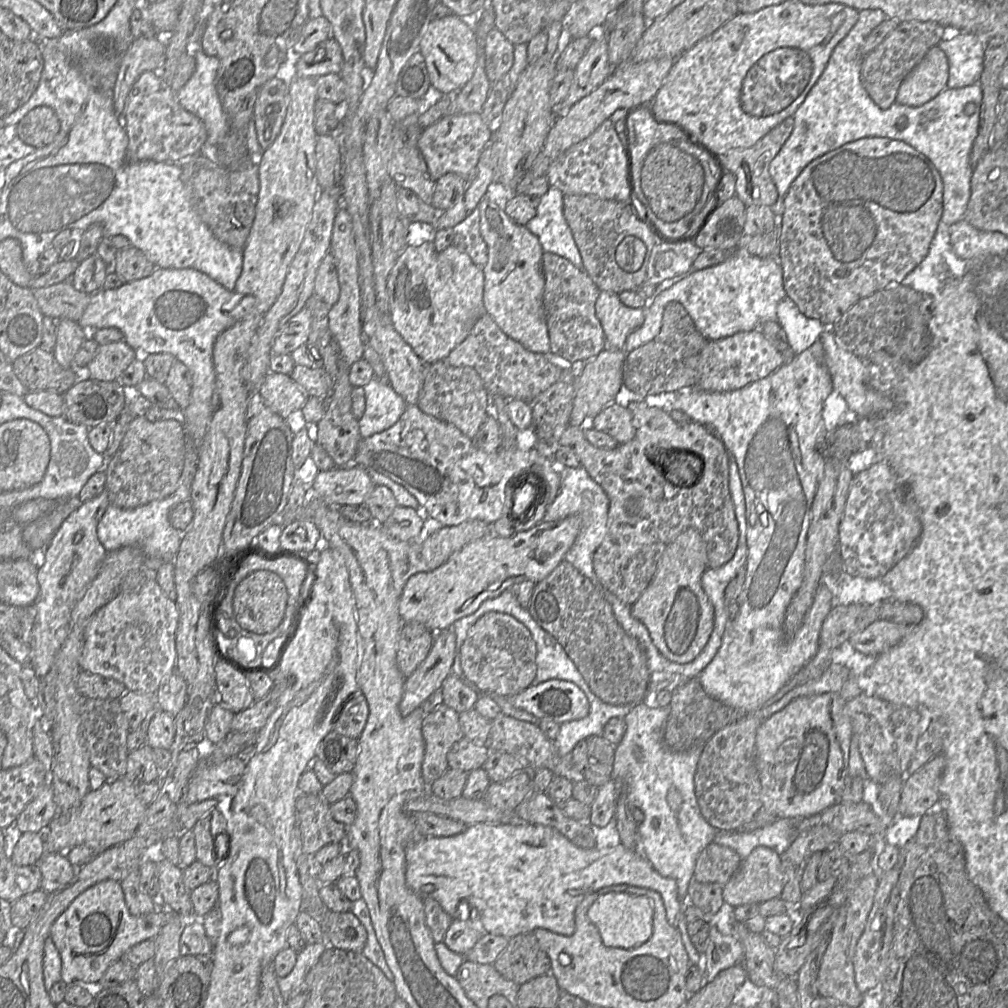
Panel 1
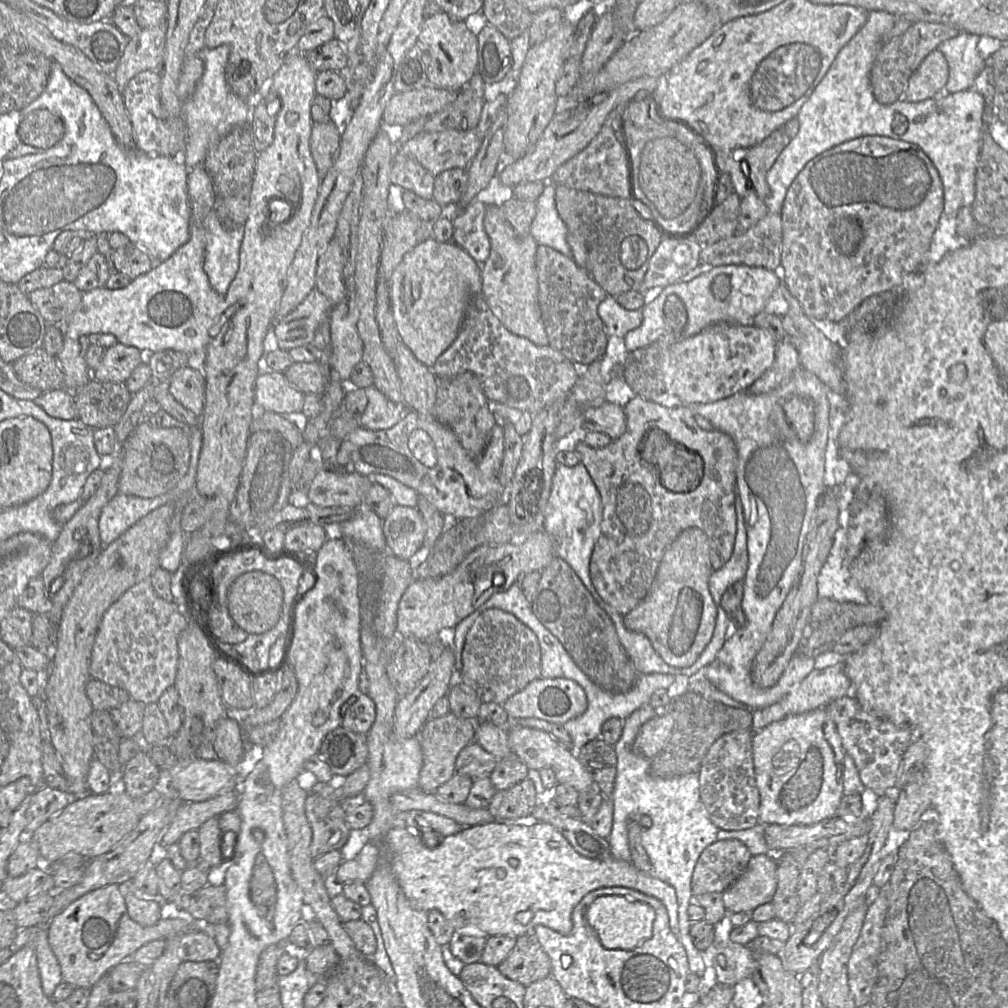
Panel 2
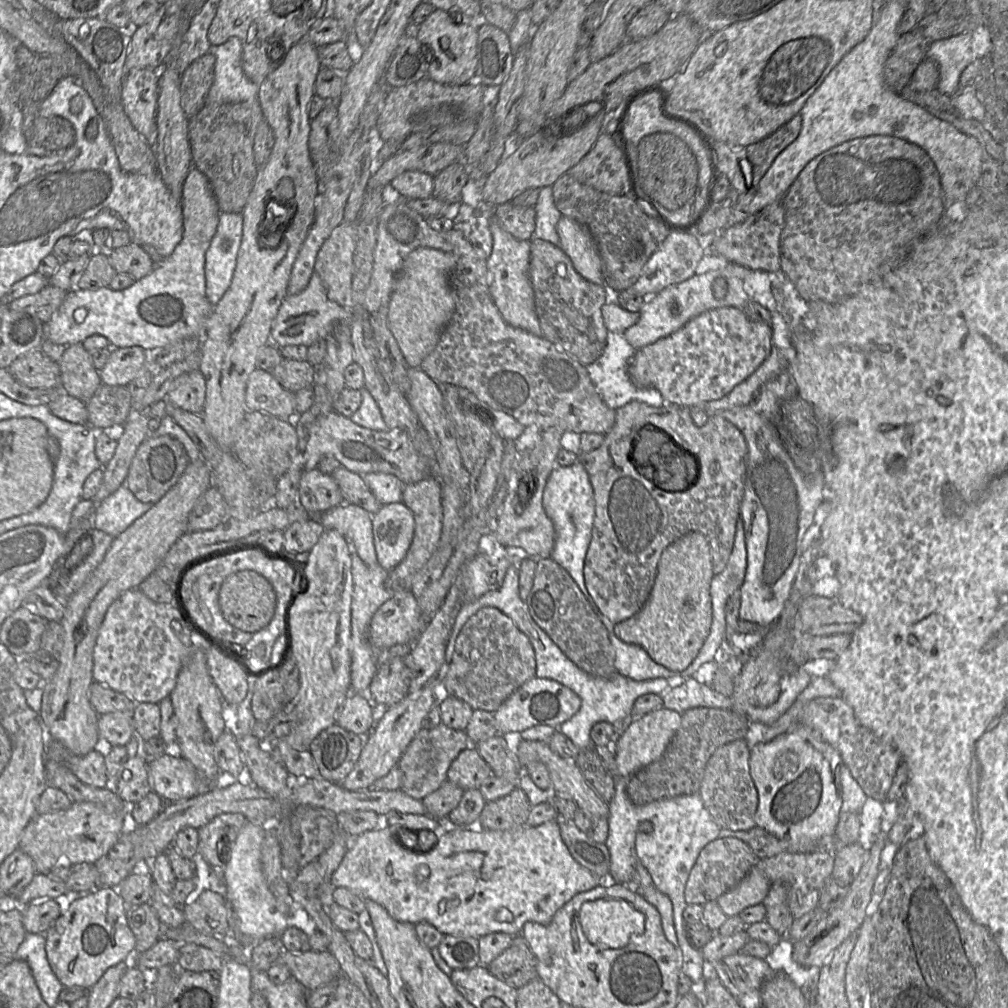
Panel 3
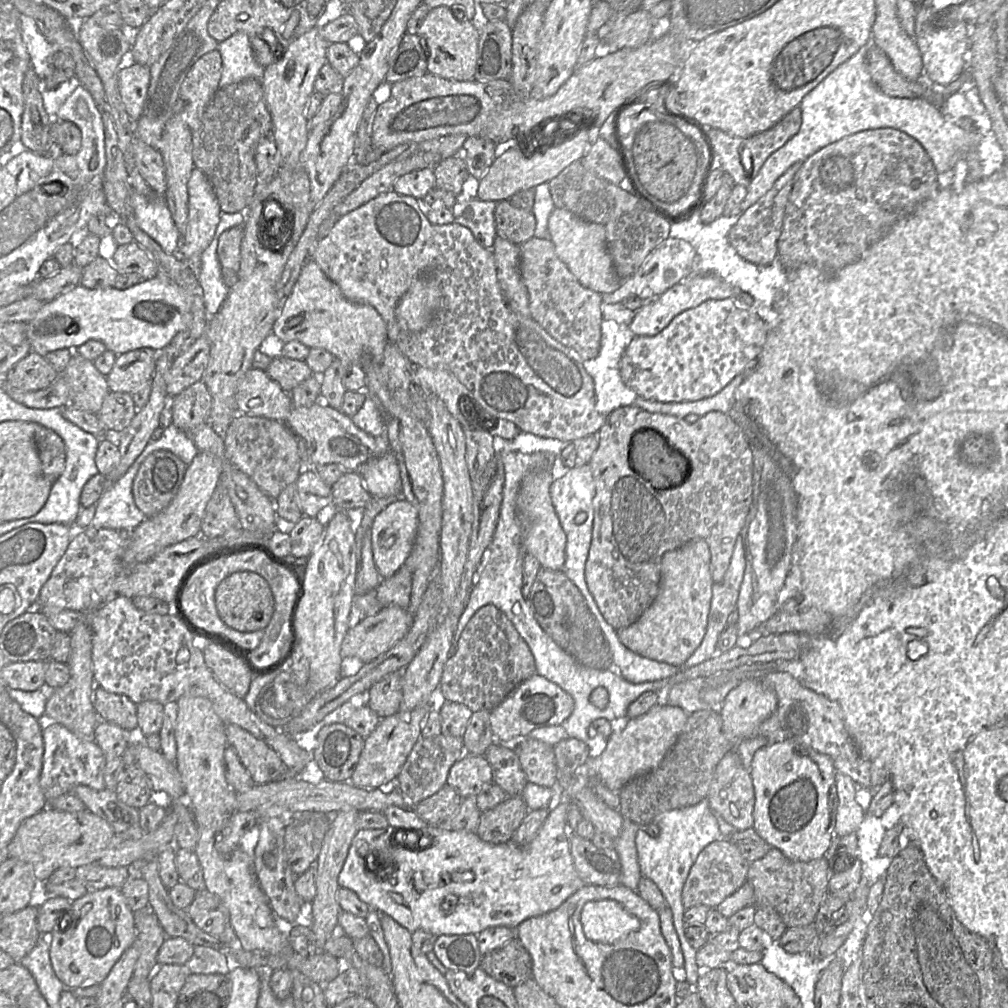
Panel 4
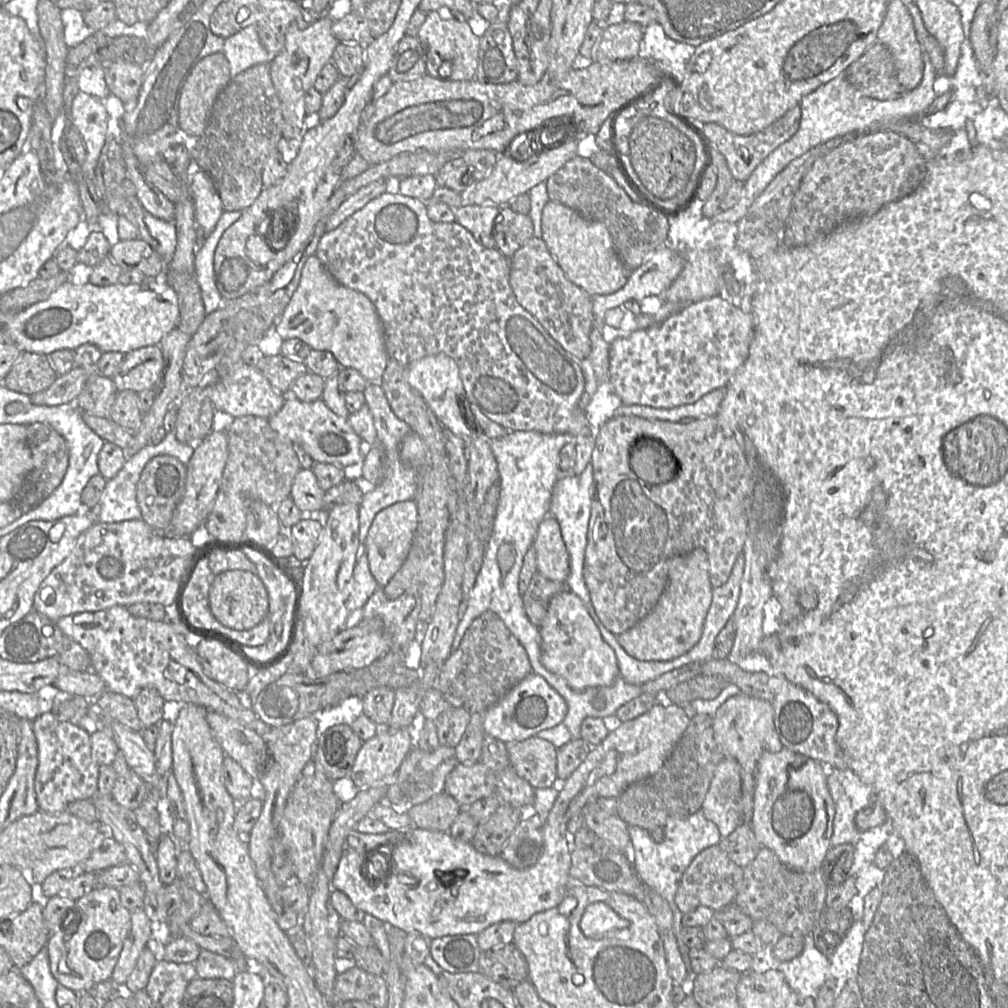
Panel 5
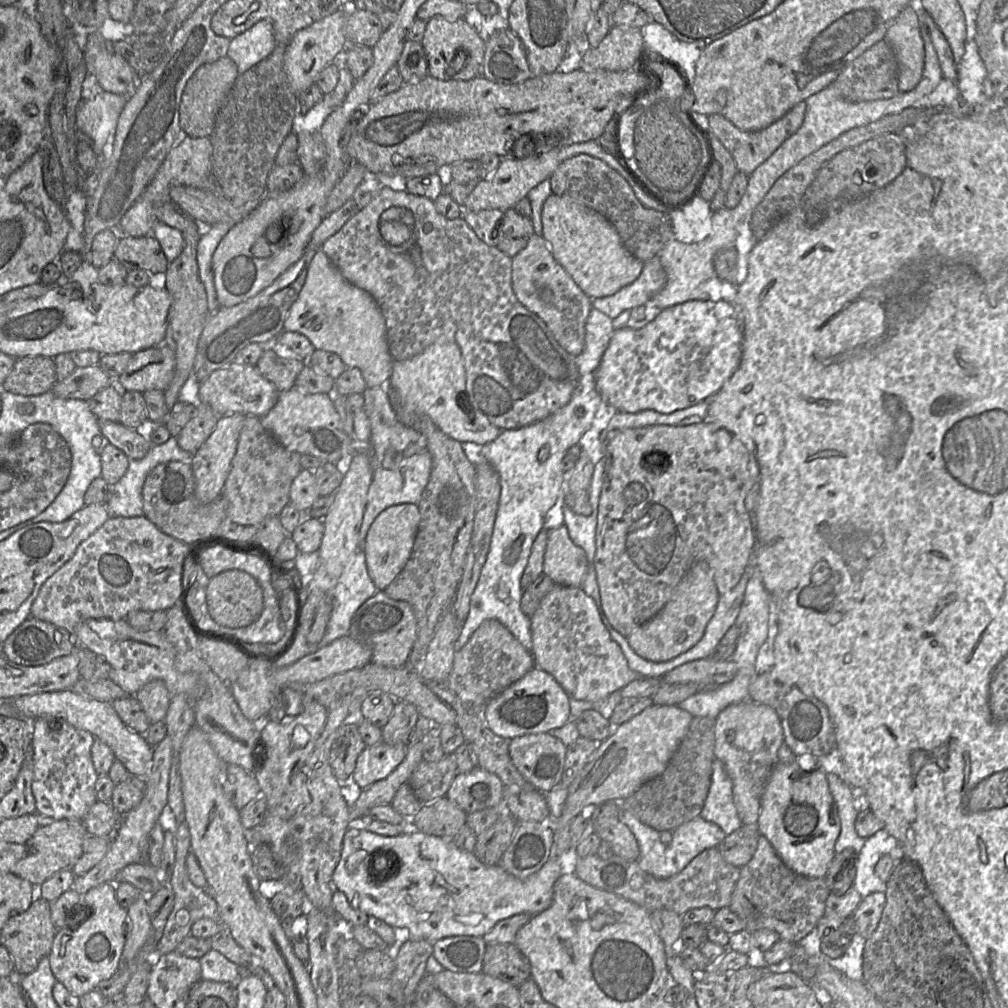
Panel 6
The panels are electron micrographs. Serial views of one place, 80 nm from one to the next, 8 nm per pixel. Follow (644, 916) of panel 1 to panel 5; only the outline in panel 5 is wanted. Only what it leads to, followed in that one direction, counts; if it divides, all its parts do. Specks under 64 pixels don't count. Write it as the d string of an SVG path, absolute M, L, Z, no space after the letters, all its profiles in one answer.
M603 902L589 904L581 917L580 929L586 937L600 939L612 930L626 928L630 922Z

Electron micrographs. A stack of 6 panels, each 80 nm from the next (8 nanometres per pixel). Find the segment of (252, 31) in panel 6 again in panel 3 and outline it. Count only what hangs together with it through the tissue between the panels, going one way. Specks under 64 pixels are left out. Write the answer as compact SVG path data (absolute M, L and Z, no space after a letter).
M239 38L210 47L215 57L214 81L205 105L242 103L257 99L259 85L249 80L242 69L242 44Z

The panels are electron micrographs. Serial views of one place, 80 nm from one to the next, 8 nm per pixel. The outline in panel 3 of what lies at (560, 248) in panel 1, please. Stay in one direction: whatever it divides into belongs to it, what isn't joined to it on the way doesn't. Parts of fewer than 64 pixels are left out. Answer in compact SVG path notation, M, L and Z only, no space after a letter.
M544 186L539 190L534 209L536 213L535 230L530 241L540 239L559 246L557 223L562 215L554 204L552 186Z

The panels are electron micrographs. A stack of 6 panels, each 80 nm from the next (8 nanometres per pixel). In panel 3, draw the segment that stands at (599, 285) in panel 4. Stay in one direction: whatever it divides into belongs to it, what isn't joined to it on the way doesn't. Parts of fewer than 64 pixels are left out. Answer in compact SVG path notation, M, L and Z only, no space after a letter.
M561 216L557 223L557 233L559 247L570 258L575 270L586 280L605 285L602 261L588 229Z

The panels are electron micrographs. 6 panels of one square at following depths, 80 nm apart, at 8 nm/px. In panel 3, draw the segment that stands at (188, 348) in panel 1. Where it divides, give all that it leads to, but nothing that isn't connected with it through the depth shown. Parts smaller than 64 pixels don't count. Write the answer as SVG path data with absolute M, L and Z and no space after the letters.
M191 167L185 178L181 206L183 236L168 257L156 264L151 273L136 280L127 289L113 290L108 286L97 290L73 289L68 291L57 311L47 322L44 322L44 339L67 346L82 343L87 337L98 334L109 340L111 348L139 346L145 350L153 350L162 349L184 338L200 336L214 307L206 296L204 265L206 250L217 229L220 210L209 180L195 167Z

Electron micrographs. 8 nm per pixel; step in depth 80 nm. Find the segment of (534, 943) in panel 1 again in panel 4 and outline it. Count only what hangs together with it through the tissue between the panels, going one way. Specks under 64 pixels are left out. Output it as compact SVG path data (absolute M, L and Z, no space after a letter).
M516 937L484 955L480 968L511 988L532 978L531 956Z

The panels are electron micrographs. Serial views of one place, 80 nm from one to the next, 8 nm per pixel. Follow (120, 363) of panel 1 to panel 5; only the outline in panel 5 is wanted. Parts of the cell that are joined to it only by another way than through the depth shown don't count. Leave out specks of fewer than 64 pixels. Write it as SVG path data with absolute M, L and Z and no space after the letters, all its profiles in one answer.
M146 346L125 354L112 380L118 392L131 390L139 393L155 389L163 371L164 359L160 346Z

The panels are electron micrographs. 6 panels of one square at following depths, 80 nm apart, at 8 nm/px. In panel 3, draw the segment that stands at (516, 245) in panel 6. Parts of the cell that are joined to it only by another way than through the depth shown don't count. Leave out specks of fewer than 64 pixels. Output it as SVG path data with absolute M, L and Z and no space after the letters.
M506 202L495 206L494 218L517 240L530 240L535 230L534 207L521 207Z

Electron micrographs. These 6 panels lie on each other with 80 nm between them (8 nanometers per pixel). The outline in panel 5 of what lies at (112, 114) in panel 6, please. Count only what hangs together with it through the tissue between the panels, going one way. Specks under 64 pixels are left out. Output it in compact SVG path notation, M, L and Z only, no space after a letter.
M79 91L73 99L70 118L85 143L86 158L81 169L95 183L95 169L106 141L109 120L103 100Z

